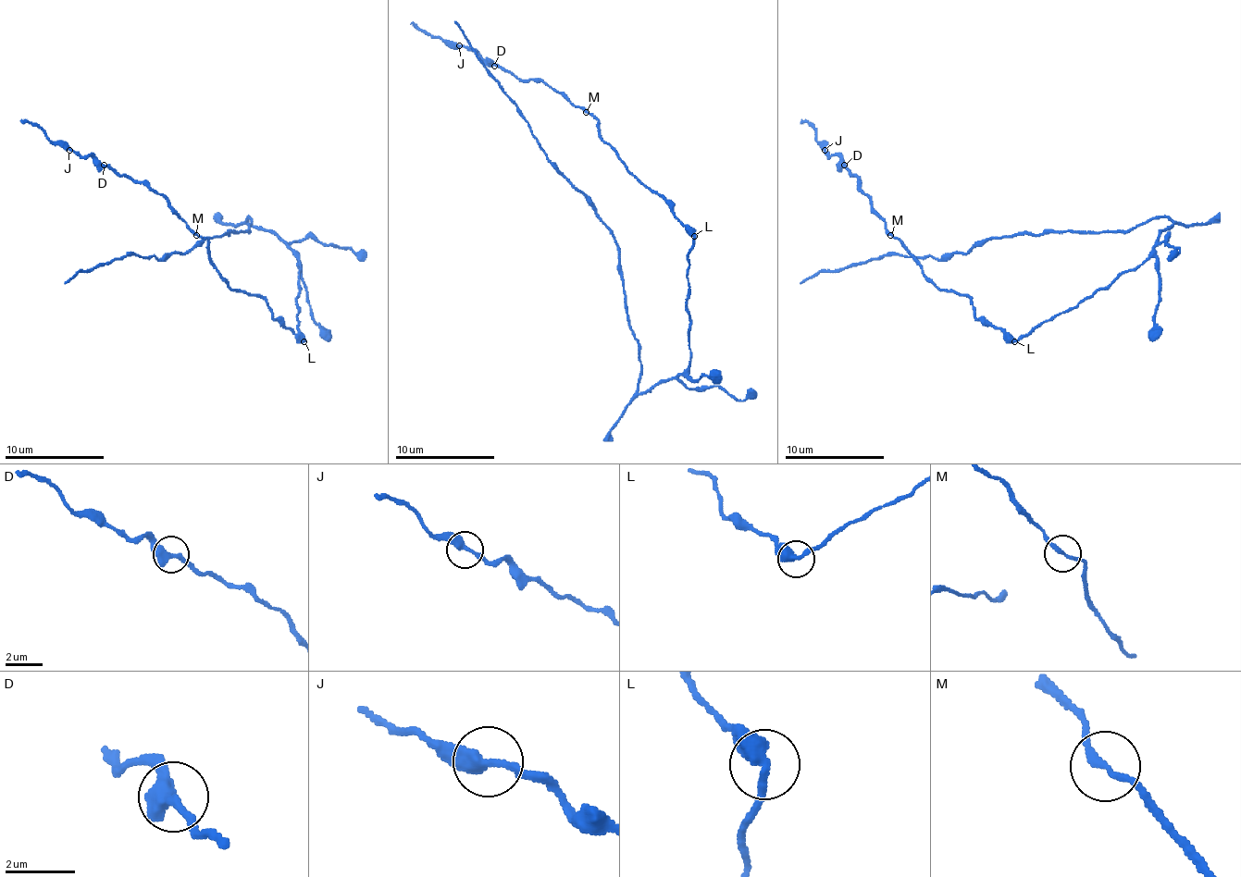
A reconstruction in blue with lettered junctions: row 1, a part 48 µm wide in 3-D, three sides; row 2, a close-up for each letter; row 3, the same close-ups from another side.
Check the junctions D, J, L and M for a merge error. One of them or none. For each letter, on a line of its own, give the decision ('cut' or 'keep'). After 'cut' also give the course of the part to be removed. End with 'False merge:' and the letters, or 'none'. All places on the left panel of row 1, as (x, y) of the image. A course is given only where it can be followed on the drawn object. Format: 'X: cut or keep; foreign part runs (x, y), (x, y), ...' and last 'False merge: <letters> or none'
D: keep
J: keep
L: cut; foreign part runs (304, 340), (297, 328), (300, 261), (247, 216), (250, 228), (203, 239), (185, 253), (129, 253), (64, 283)
M: keep
False merge: L

